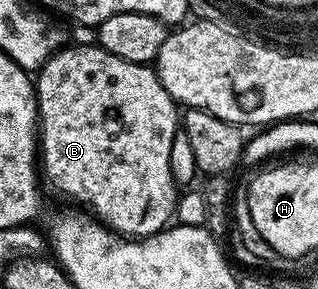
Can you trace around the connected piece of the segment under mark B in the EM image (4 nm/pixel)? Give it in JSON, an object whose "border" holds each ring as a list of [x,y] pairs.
{"border":[[[96,43],[68,45],[52,53],[35,73],[39,165],[44,180],[49,180],[55,192],[82,201],[77,202],[82,206],[93,205],[92,216],[114,233],[129,239],[159,233],[170,224],[179,196],[171,175],[171,143],[179,131],[179,106],[163,87],[156,68],[127,63]]]}

